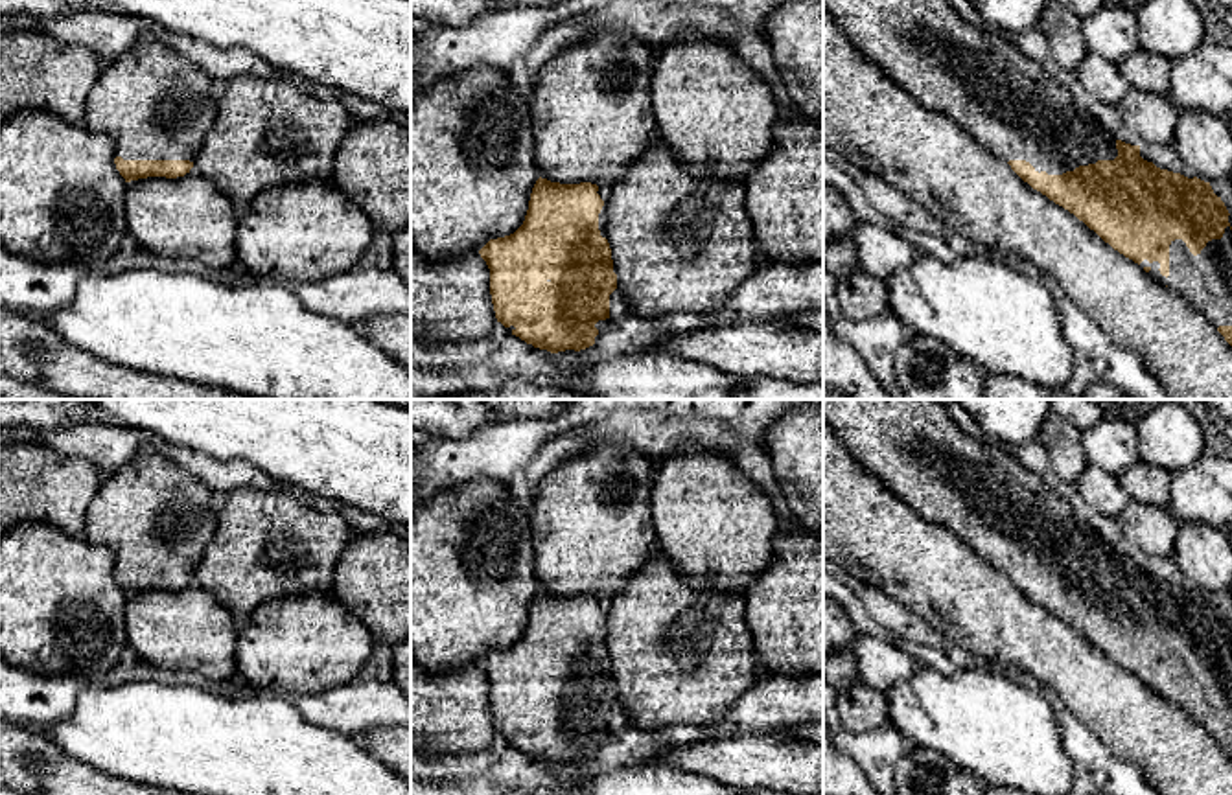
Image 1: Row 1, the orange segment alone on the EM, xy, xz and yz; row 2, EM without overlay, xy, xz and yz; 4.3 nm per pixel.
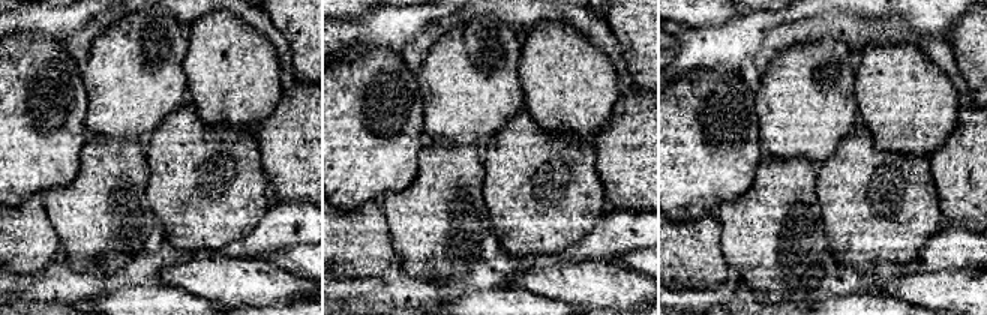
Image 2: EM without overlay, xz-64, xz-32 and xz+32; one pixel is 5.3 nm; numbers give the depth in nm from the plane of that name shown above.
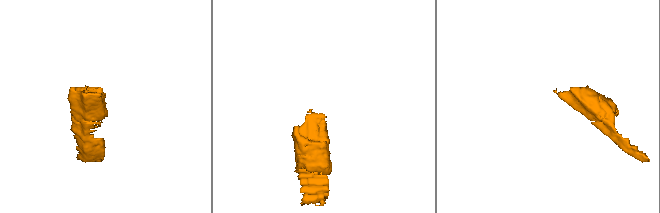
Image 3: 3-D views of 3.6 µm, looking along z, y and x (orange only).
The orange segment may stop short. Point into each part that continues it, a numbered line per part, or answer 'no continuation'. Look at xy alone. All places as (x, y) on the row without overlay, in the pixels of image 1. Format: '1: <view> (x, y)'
1: xy (155, 516)

